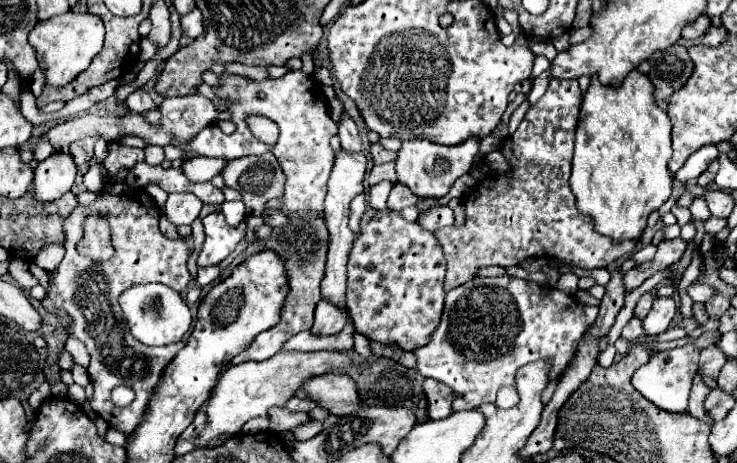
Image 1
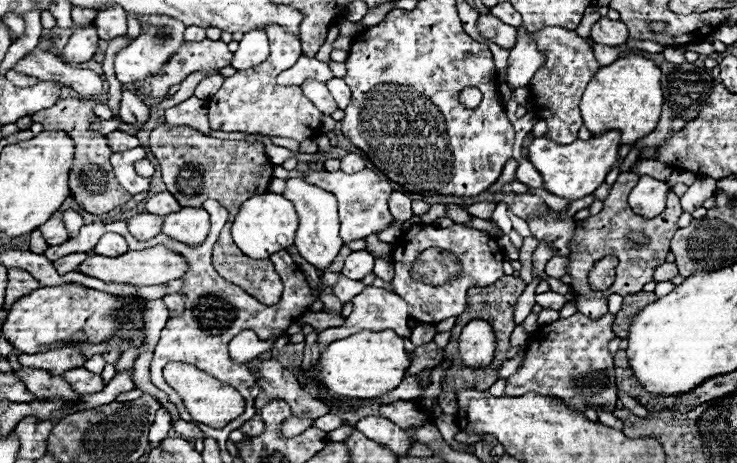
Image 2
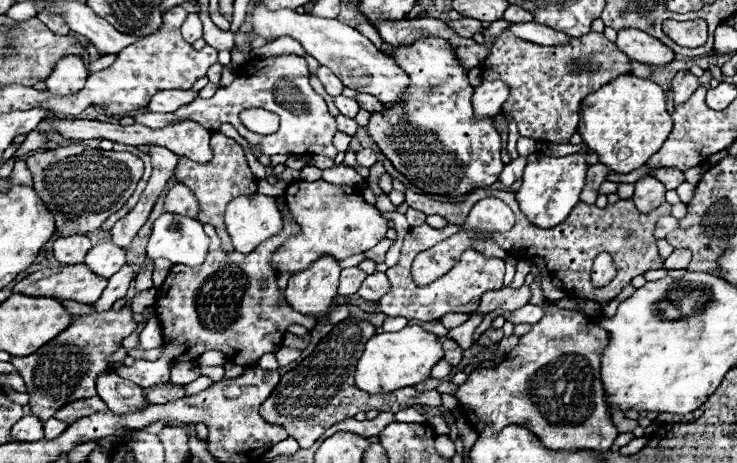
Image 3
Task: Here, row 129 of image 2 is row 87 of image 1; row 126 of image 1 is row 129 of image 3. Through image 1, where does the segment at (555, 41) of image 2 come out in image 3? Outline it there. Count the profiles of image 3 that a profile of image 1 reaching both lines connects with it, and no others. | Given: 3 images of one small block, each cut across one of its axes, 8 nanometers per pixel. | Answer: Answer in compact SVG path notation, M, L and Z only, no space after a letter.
M504 30L490 48L482 66L482 78L502 78L502 82L508 84L510 96L504 102L502 112L508 112L514 118L520 136L538 142L568 144L578 126L582 100L614 78L632 74L630 62L632 60L620 52L614 42L598 32L588 32L584 38L572 38L568 44L540 46Z

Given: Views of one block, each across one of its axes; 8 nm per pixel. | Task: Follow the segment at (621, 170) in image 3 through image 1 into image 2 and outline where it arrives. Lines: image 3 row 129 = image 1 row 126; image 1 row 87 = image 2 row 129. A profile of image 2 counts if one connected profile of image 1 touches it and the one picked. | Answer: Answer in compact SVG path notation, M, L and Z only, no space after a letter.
M626 54L616 62L602 66L588 84L580 110L584 126L592 134L602 134L604 130L620 130L622 144L632 144L644 138L644 134L650 134L656 128L662 112L660 68L652 60L636 54Z

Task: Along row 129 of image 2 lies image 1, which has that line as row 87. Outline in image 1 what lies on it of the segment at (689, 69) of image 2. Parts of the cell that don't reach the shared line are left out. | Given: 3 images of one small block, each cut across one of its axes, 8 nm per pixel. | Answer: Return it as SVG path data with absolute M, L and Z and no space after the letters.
M672 46L668 50L656 52L650 56L650 62L652 70L648 76L656 86L656 98L662 102L668 102L694 72L694 62L684 46Z

